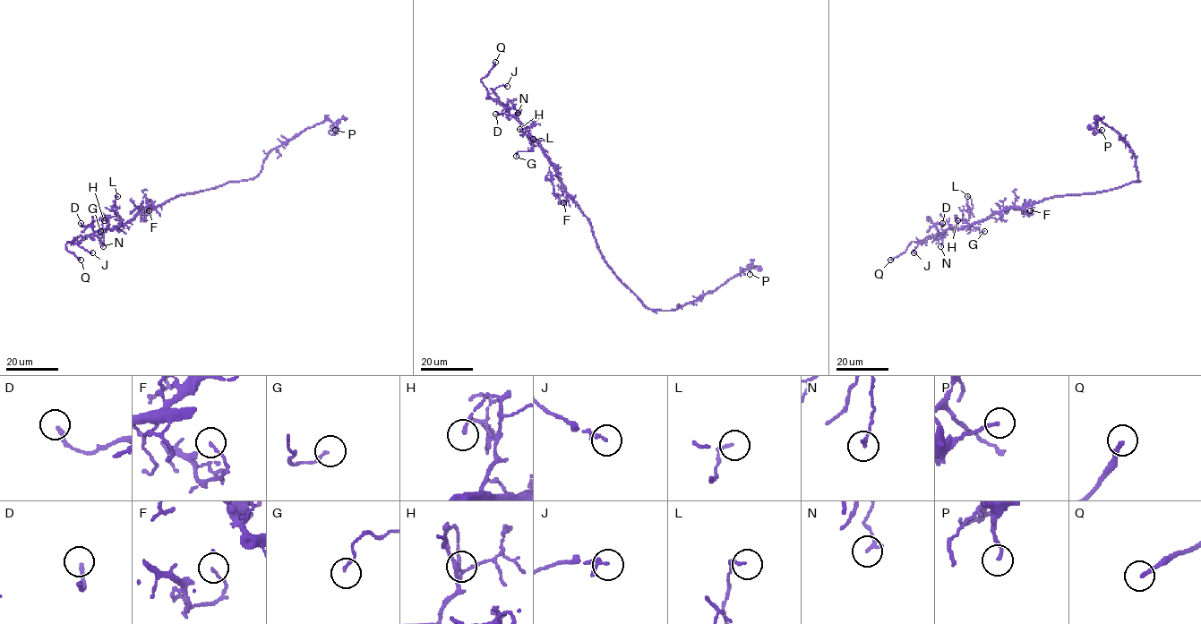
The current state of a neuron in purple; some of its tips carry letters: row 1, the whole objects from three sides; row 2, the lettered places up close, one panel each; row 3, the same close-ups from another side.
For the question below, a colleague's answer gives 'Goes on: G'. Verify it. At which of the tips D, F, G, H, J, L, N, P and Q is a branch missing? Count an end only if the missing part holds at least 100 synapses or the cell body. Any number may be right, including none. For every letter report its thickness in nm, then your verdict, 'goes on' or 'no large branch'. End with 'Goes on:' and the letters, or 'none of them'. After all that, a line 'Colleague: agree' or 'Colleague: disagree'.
D: 190 nm | no large branch
F: 120 nm | no large branch
G: 120 nm | no large branch
H: 150 nm | no large branch
J: 150 nm | no large branch
L: 130 nm | no large branch
N: 150 nm | no large branch
P: 160 nm | no large branch
Q: 200 nm | goes on
Goes on: Q
Colleague: disagree

